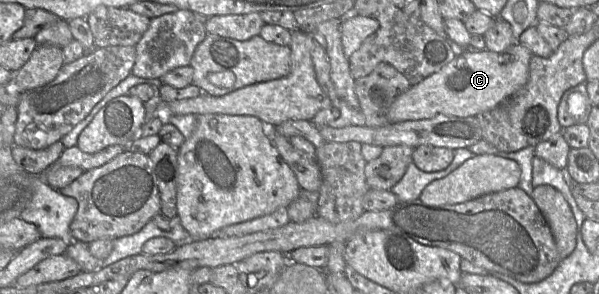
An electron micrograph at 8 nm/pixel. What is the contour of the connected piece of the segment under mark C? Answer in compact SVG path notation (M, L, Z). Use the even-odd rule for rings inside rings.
M518 43L501 53L487 49L466 50L439 72L399 95L386 111L389 124L429 119L436 115L470 117L490 110L527 83L532 55L529 49Z

